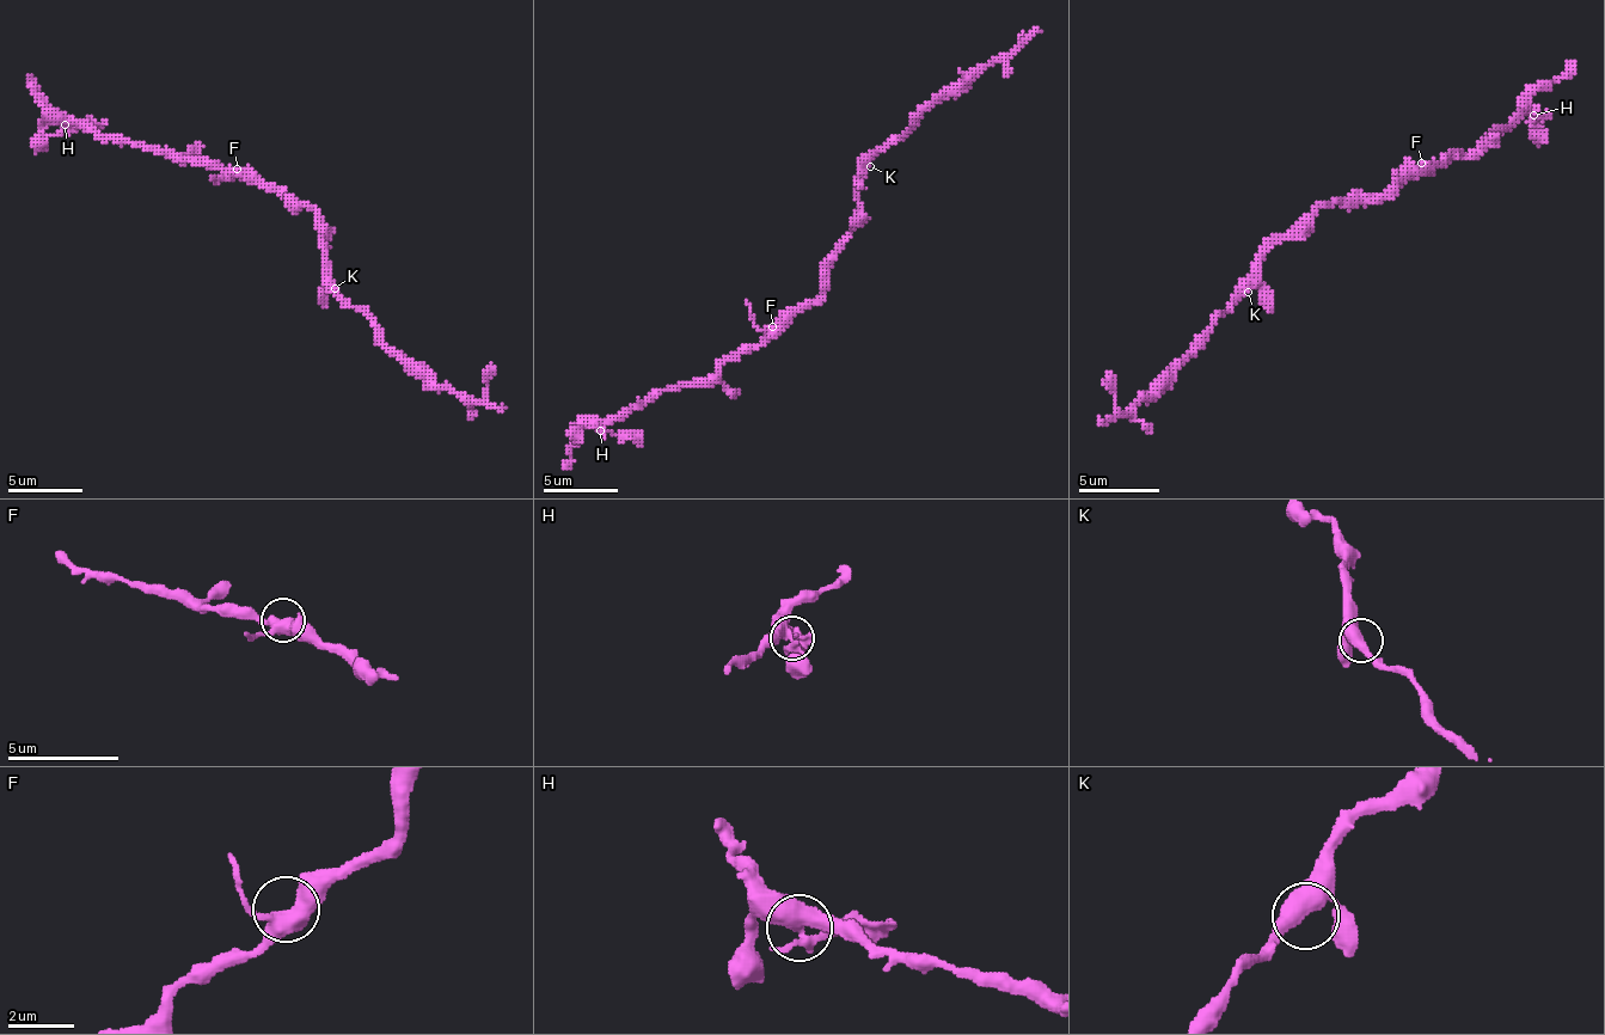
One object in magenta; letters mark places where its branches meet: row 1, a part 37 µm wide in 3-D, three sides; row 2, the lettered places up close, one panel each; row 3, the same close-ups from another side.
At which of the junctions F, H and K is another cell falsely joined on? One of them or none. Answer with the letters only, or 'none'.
H

